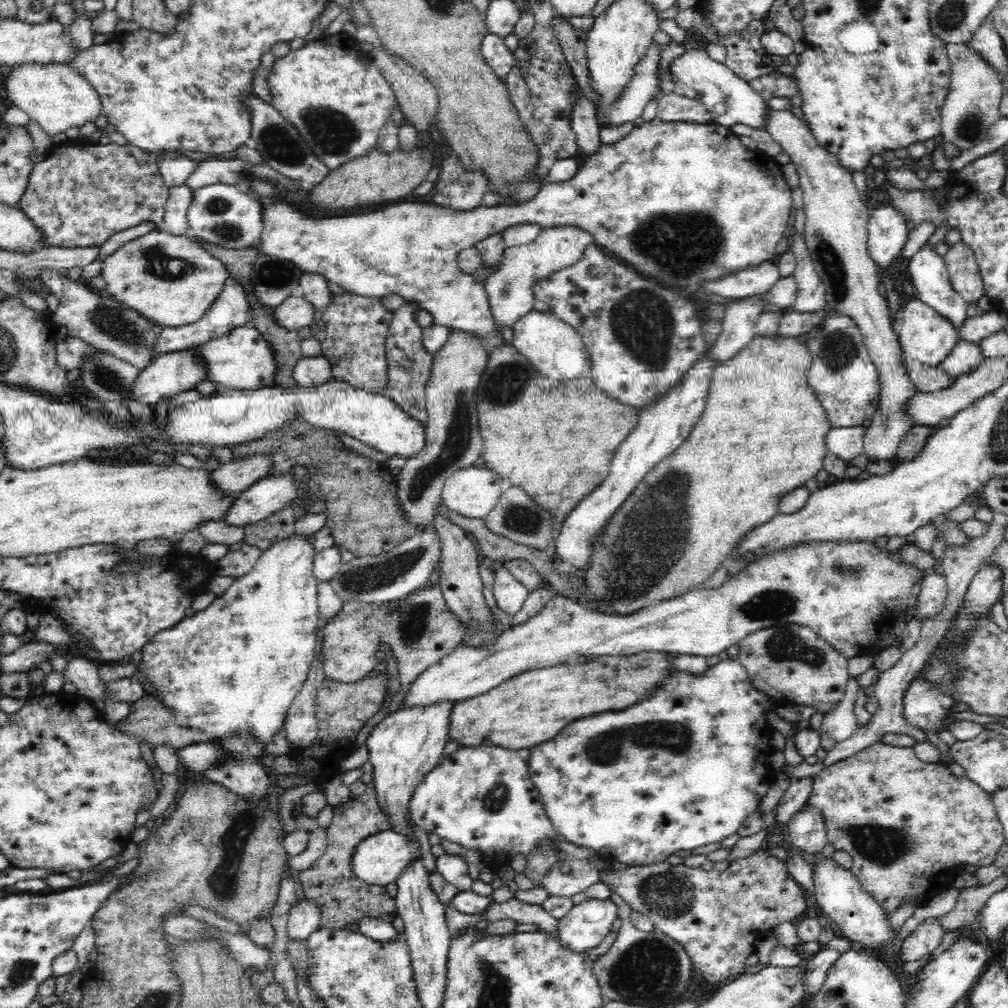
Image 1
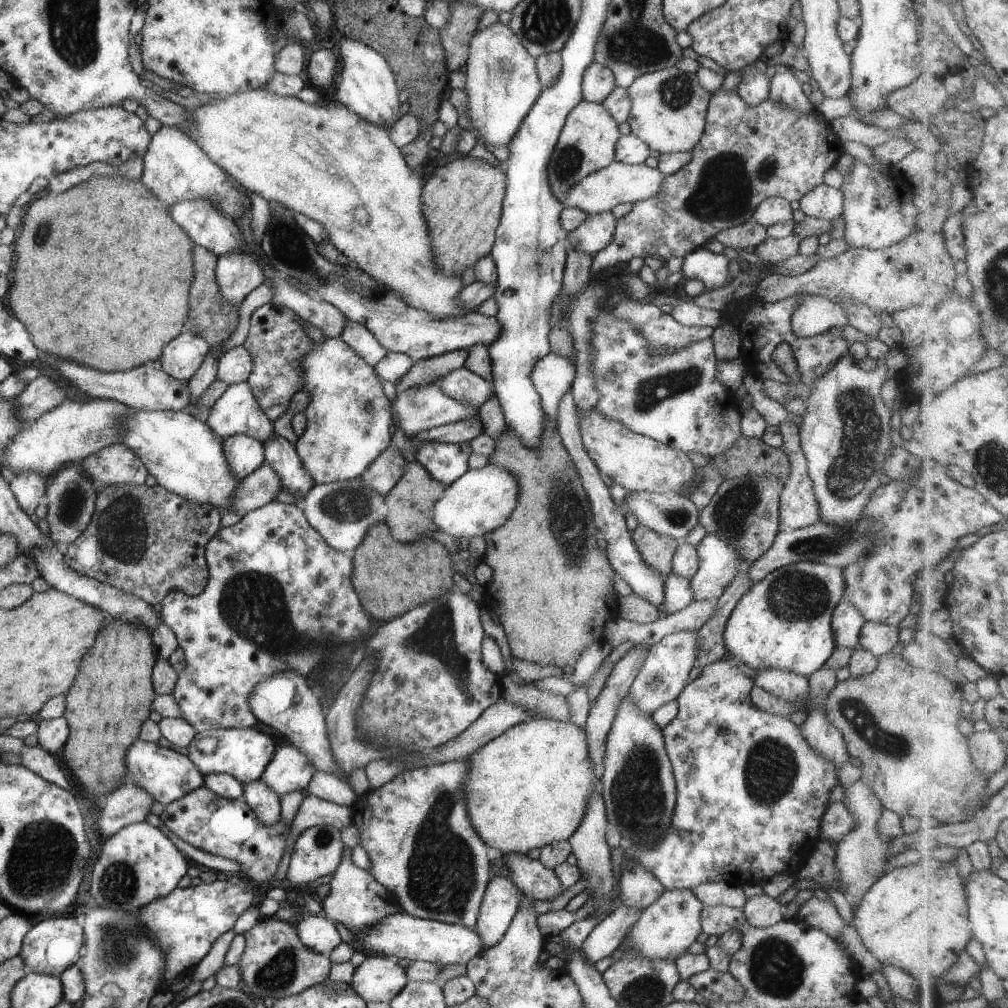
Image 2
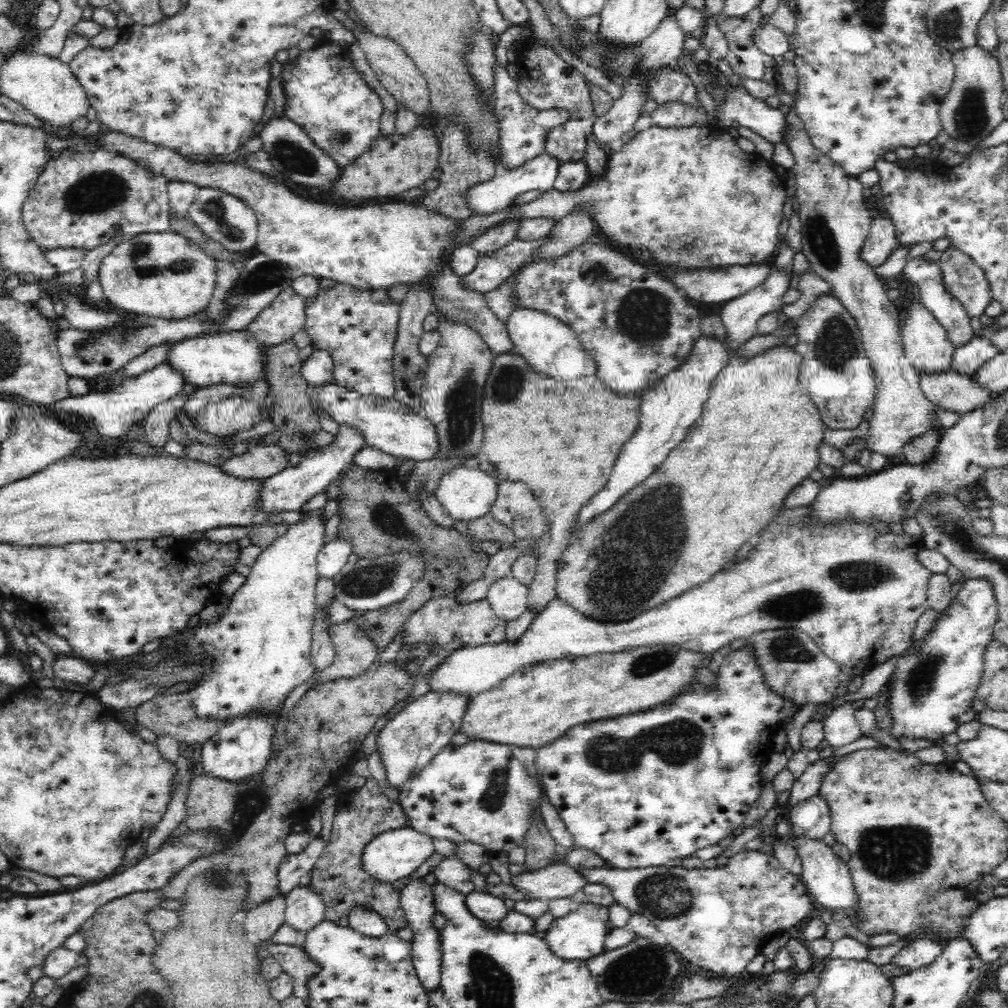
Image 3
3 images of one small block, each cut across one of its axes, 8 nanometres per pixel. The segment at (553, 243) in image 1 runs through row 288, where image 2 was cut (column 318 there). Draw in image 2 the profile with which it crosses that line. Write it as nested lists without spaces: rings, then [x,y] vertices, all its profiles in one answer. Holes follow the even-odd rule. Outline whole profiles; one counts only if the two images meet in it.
[[[359,477],[313,485],[303,496],[300,507],[311,528],[314,528],[333,550],[346,554],[353,552],[369,527],[383,522],[387,511],[384,497],[373,489],[364,487]]]

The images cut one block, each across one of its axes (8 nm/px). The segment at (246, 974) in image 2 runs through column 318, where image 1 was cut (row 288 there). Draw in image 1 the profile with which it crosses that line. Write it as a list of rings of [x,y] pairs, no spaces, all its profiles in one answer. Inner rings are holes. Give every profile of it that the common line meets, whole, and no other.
[[[961,241],[951,246],[944,255],[944,263],[951,285],[967,304],[985,295],[976,255],[966,243]]]

